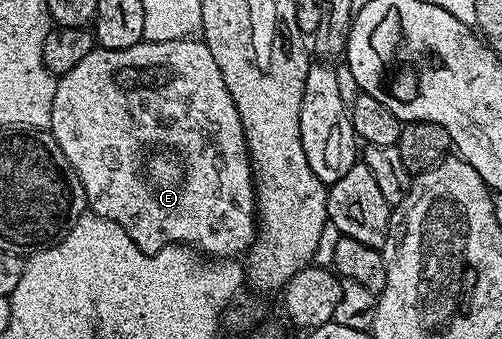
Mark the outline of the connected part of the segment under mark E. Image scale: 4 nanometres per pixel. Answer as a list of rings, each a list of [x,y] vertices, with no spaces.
[[[204,39],[145,40],[123,50],[94,47],[93,51],[87,54],[87,58],[79,62],[79,66],[67,70],[58,79],[55,98],[51,102],[48,131],[53,133],[55,142],[59,142],[59,150],[67,154],[67,162],[71,162],[75,174],[79,174],[88,211],[94,216],[102,216],[123,226],[135,246],[152,254],[163,250],[168,244],[183,244],[196,248],[209,258],[237,258],[248,253],[257,236],[257,196],[253,193],[253,167],[249,161],[247,138],[243,134],[239,110],[235,110],[235,102],[227,91],[227,82],[223,82],[223,74]]]

